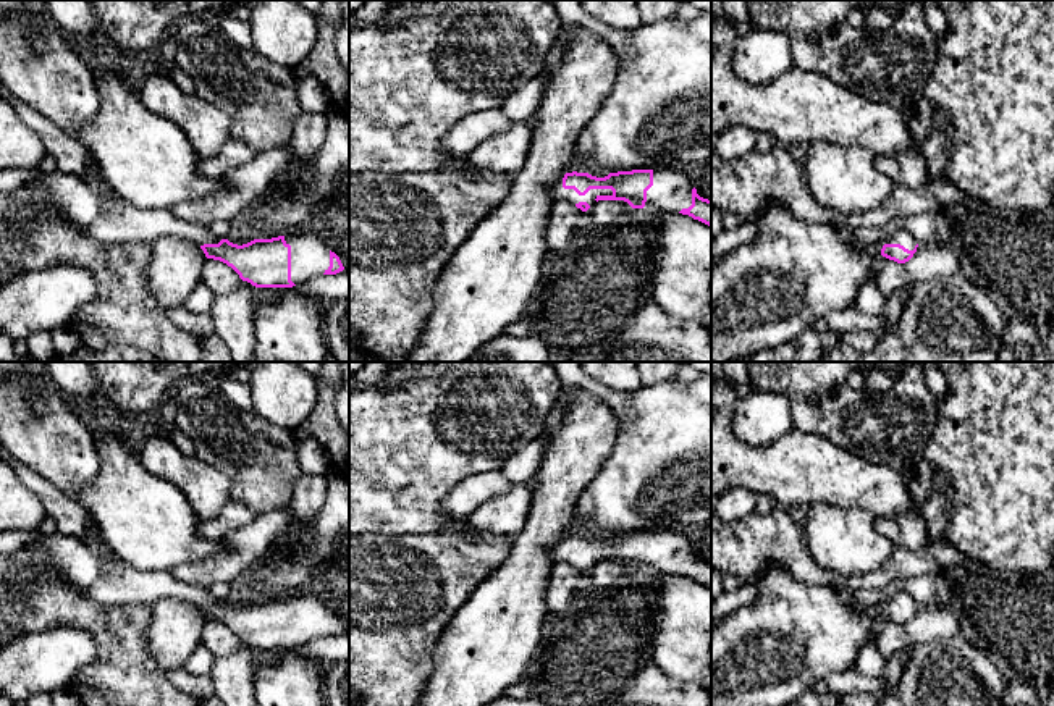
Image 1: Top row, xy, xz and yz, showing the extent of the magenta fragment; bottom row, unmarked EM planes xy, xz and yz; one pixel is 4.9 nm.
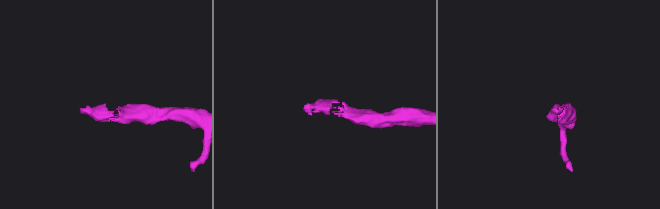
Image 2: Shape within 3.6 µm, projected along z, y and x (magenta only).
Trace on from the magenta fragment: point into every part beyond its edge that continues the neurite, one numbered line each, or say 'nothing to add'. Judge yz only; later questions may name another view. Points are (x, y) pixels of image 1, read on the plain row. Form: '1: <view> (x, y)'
1: yz (901, 598)

